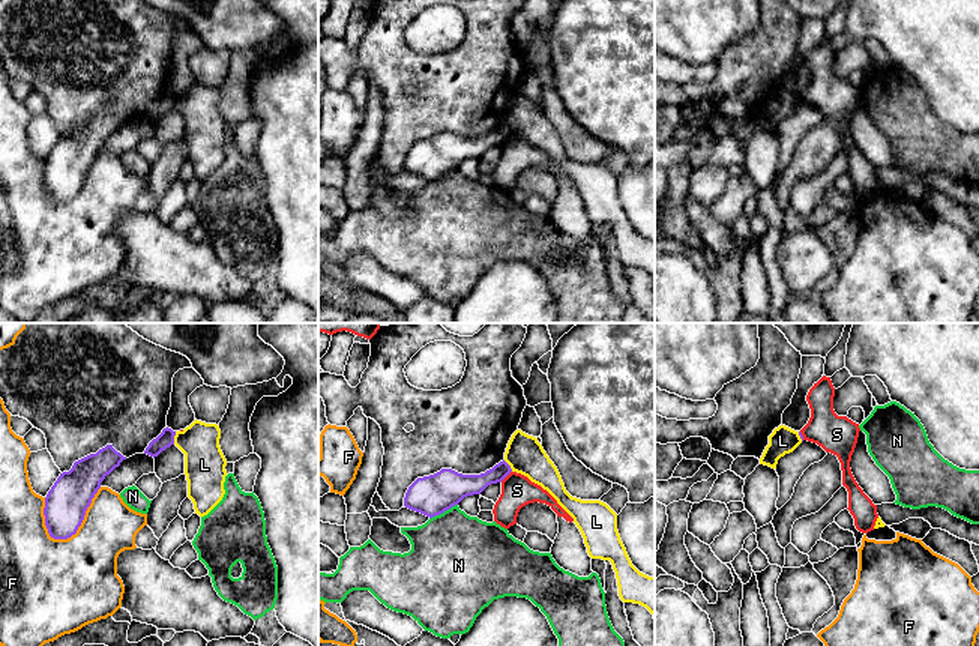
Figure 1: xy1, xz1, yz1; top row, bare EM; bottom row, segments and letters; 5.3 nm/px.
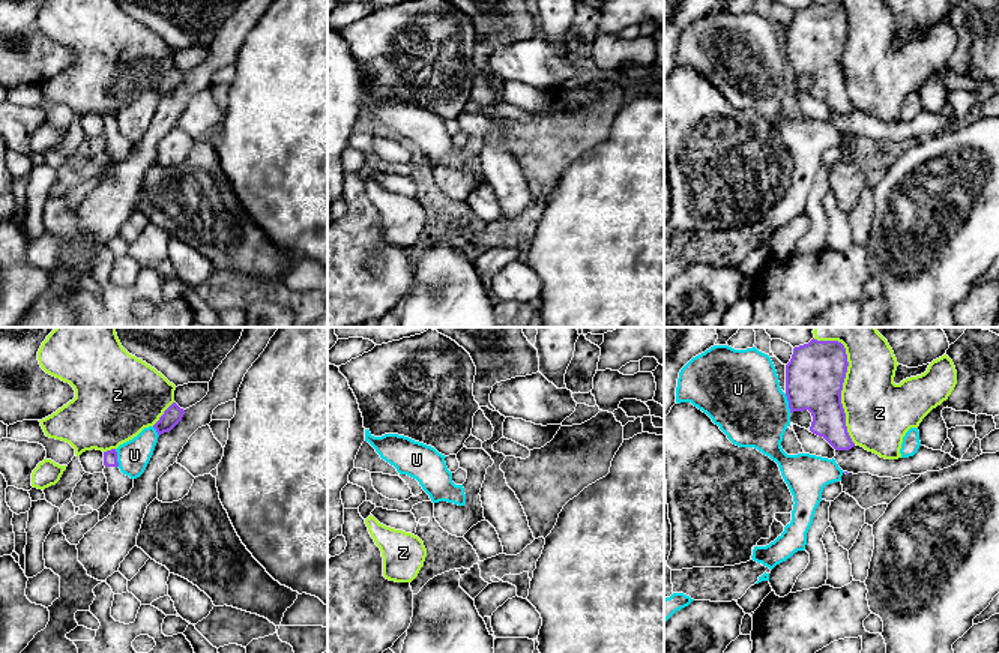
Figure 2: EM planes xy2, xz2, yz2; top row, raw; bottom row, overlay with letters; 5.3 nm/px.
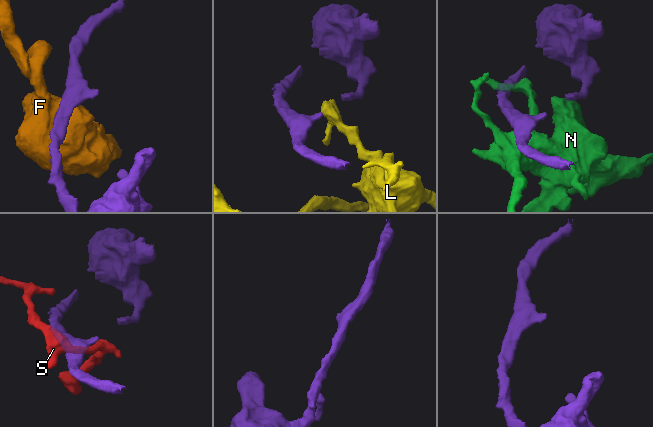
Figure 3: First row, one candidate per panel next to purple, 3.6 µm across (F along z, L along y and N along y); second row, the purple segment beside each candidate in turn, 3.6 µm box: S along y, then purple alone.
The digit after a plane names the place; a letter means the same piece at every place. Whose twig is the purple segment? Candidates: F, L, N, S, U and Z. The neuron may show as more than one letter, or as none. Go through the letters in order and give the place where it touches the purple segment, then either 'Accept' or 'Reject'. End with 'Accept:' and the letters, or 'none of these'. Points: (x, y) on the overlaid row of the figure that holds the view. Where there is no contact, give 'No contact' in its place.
F: Touches purple at xy1 (81, 522). Reject
L: Touches purple at xy1 (173, 437). Reject
N: Touches purple at xz1 (443, 511). Reject
S: Touches purple at xz1 (505, 476). Reject
U: Touches purple at yz2 (789, 403). Reject
Z: Touches purple at yz2 (843, 380). Reject
Accept: none of these

